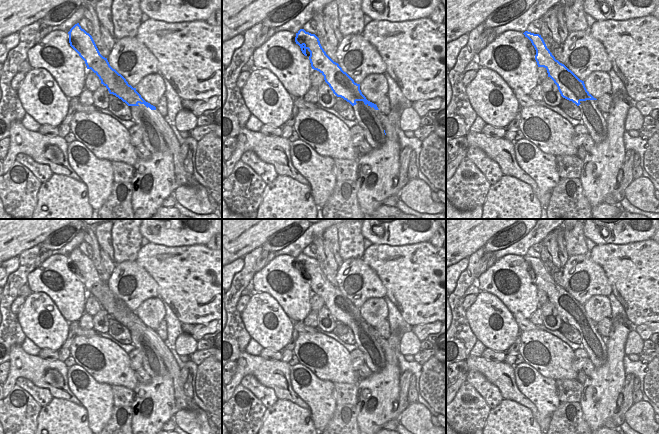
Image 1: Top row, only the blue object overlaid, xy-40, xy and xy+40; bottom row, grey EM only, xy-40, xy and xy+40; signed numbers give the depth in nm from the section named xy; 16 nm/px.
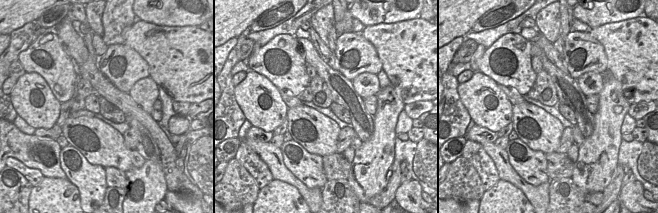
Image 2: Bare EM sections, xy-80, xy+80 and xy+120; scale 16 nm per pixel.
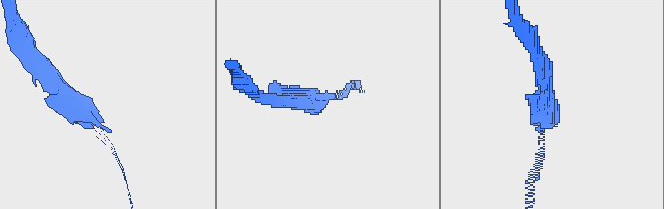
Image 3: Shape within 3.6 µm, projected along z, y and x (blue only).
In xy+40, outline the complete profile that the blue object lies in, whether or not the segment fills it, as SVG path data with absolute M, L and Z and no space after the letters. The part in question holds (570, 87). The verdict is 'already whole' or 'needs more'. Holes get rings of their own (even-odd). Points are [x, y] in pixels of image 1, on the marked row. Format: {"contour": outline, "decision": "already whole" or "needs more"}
{"contour": "M528 31L523 34L531 41L536 50L535 60L538 67L544 67L547 70L548 77L557 85L563 98L572 101L580 108L582 124L588 129L595 144L603 142L608 133L607 114L603 114L599 110L597 99L587 91L584 81L555 59L541 35Z", "decision": "needs more"}

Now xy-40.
{"contour": "M79 23L70 29L68 34L70 46L85 61L87 69L91 69L99 77L101 84L110 94L130 107L132 120L143 130L143 144L148 151L154 154L168 150L160 130L138 104L144 104L151 110L156 110L156 107L146 102L136 88L129 85L126 79L110 66L107 58L100 54L92 36L82 29Z", "decision": "needs more"}

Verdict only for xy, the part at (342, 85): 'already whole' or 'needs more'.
needs more

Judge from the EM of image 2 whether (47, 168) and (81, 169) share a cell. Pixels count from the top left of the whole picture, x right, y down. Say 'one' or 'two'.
two

